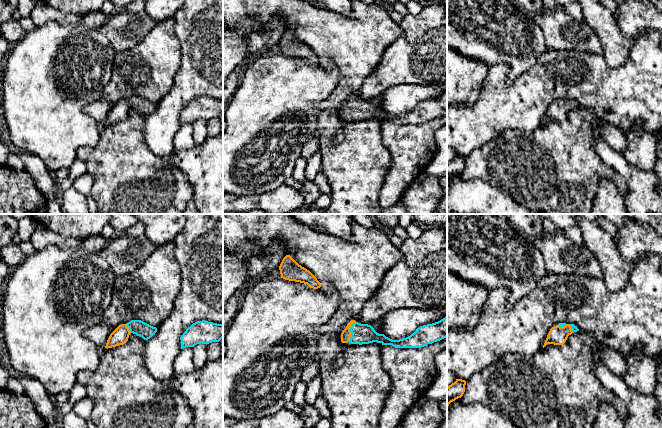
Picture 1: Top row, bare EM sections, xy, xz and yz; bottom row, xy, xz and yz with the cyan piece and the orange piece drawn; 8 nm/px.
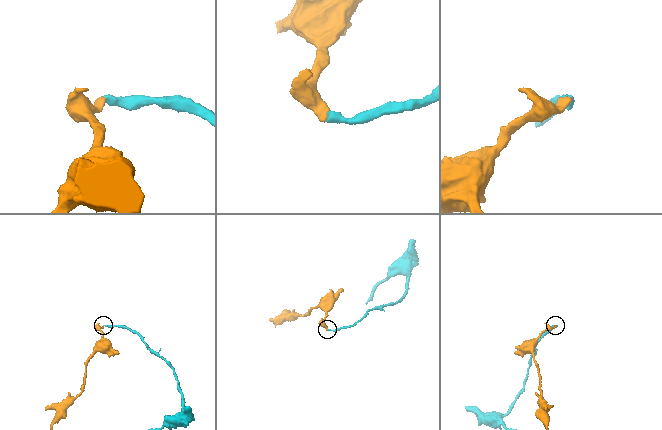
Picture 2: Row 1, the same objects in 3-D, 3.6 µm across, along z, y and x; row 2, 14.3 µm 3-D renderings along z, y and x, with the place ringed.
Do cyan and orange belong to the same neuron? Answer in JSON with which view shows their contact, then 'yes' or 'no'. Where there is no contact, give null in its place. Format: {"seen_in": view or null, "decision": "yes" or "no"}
{"seen_in": "xz", "decision": "yes"}

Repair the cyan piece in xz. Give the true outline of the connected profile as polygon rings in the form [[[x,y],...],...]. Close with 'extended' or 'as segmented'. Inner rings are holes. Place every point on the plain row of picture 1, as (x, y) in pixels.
[[[447,93],[438,98],[420,102],[410,112],[392,116],[384,110],[377,109],[371,101],[351,96],[341,109],[342,119],[392,121],[395,124],[421,124],[447,113]]]; extended

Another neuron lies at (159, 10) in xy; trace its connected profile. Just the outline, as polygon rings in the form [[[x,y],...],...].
[[[144,0],[144,11],[156,23],[174,17],[177,10],[183,5],[184,0]]]

